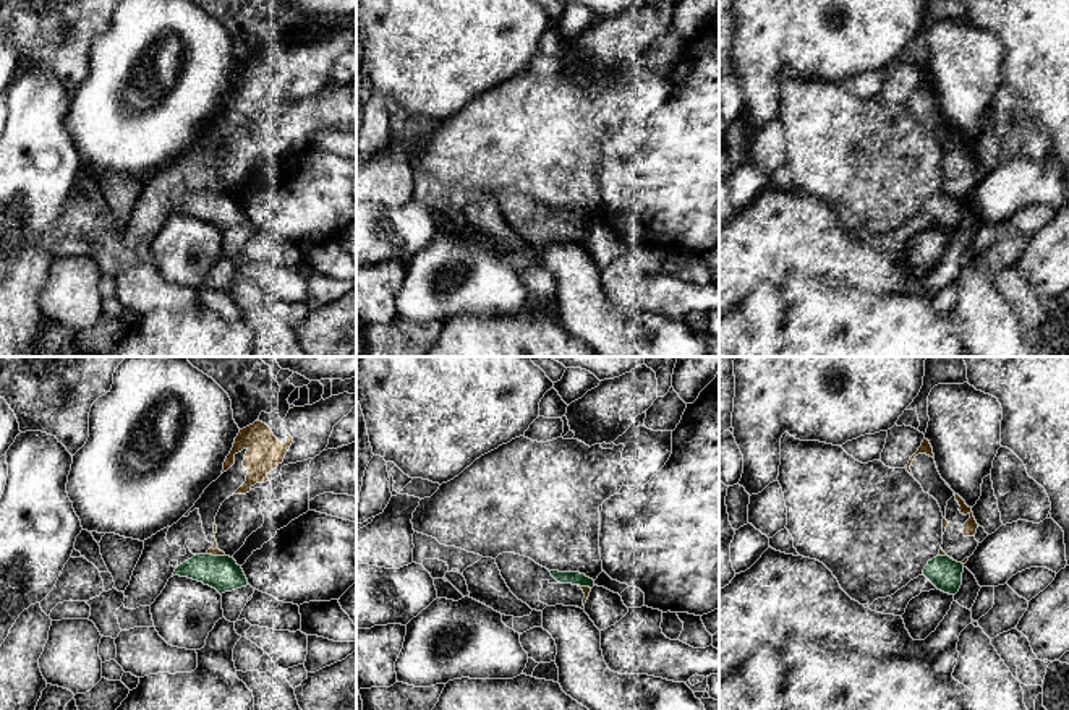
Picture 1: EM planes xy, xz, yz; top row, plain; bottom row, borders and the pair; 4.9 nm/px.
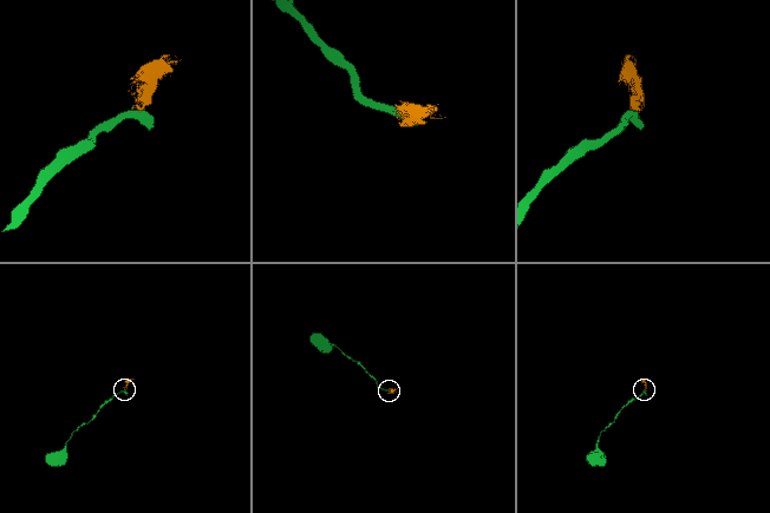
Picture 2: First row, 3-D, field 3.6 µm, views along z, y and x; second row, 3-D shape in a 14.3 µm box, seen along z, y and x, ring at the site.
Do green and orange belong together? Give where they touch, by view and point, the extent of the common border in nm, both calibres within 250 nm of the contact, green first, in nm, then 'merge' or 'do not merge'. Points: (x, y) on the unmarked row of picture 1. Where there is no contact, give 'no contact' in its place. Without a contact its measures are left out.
xy (216, 193) | 100 nm | 170/50 nm | do not merge

